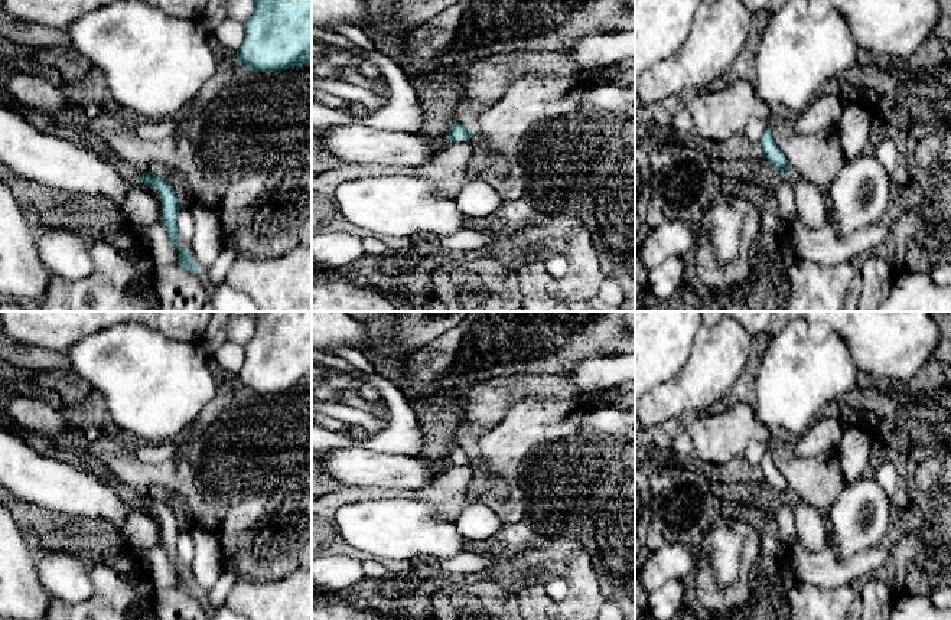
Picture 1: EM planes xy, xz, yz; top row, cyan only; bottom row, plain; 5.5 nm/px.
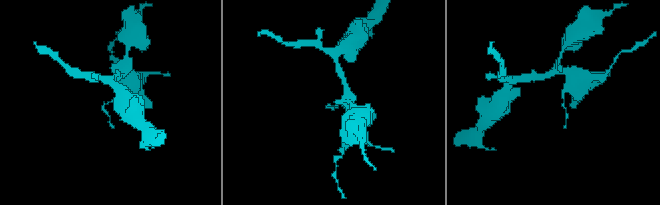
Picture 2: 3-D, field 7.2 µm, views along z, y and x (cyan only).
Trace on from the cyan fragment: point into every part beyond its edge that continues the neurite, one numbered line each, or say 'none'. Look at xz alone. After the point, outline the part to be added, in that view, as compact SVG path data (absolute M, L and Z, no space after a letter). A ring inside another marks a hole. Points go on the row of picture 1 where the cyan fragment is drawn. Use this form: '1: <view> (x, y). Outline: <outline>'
none

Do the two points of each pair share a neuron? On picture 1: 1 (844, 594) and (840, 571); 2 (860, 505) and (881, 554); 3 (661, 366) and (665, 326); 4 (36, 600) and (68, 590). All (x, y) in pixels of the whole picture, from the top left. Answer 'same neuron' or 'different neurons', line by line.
1: different neurons
2: different neurons
3: same neuron
4: different neurons

